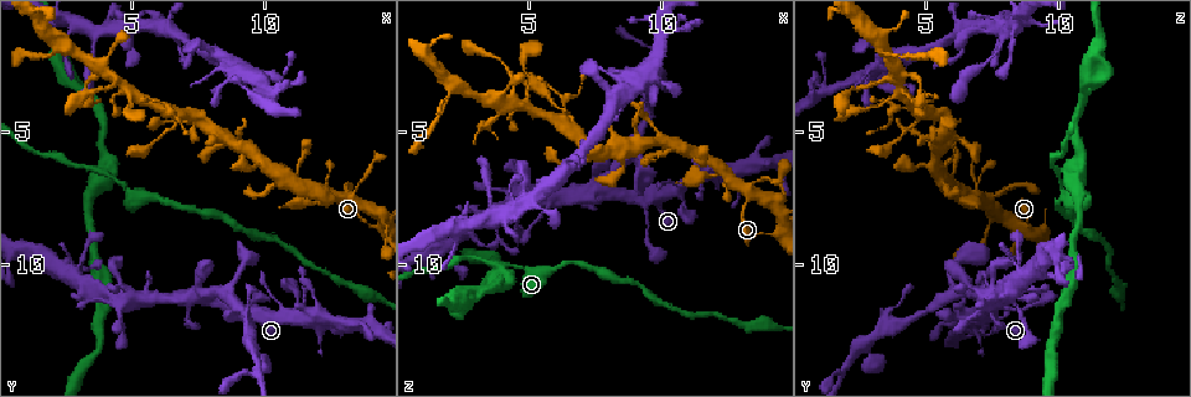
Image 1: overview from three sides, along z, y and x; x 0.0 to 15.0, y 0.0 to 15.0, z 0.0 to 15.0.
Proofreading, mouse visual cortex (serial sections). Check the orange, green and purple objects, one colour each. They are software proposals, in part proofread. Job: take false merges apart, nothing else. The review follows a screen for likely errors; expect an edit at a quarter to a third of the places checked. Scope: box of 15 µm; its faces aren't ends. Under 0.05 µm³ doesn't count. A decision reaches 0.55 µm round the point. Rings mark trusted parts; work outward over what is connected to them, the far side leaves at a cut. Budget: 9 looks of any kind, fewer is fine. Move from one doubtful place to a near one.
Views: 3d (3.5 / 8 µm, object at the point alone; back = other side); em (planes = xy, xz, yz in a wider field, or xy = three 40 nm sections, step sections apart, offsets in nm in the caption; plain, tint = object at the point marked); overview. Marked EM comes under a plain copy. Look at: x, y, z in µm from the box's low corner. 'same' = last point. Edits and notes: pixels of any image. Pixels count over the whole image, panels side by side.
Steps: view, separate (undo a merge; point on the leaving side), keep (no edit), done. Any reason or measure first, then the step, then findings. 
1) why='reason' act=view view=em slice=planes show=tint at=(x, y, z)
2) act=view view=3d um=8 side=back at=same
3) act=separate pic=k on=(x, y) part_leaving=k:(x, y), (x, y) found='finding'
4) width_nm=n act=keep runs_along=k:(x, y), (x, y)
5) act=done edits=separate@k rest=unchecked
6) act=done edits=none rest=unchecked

why='thin neck' act=view view=3d um=3.5 side=back at=(9.8, 13.9, 2.0)

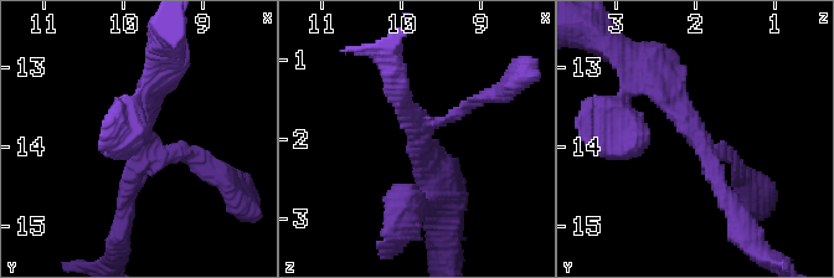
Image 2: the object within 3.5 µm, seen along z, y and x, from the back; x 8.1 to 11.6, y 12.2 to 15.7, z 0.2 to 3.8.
arms=3 arm_widths_nm=150,200,250 why='now the EM' act=view view=em slice=xy step=5 show=tint at=(9.75, 13.95, 1.90)

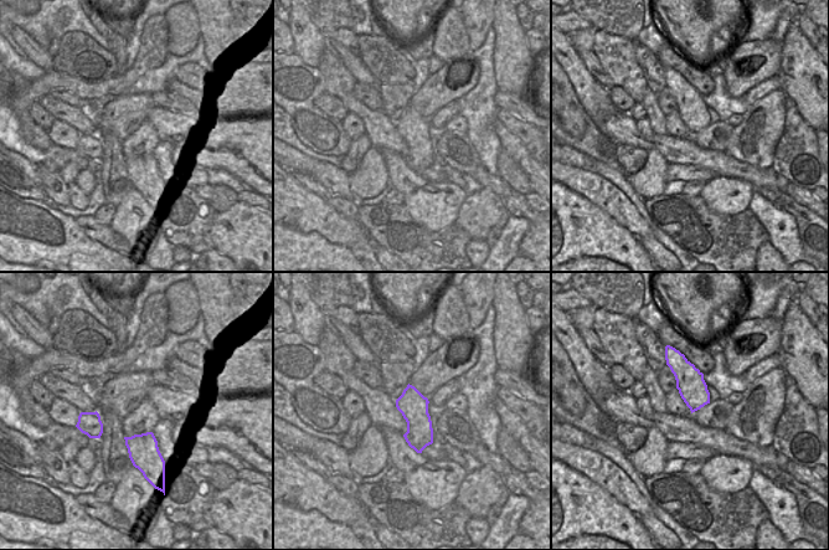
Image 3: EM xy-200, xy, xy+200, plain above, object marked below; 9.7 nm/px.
act=keep found='one cell here'

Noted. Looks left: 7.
why='looks like a crossing' act=view view=3d um=3.5 at=(3.9, 6.6, 10.4)

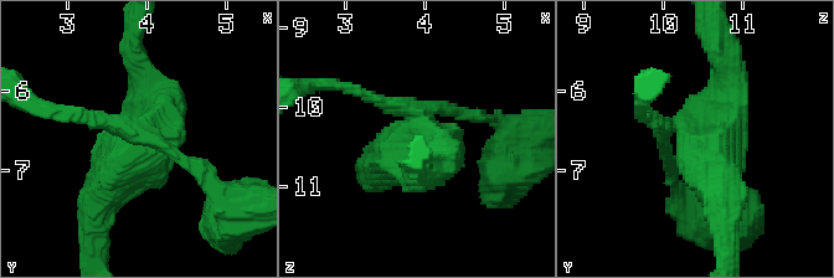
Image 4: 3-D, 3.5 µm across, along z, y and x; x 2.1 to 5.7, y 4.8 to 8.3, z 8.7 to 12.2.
arms=4 arm_widths_nm=150,200,400,600 why='now the EM' act=view view=em slice=xy step=3 show=tint at=(3.95, 6.55, 10.35)

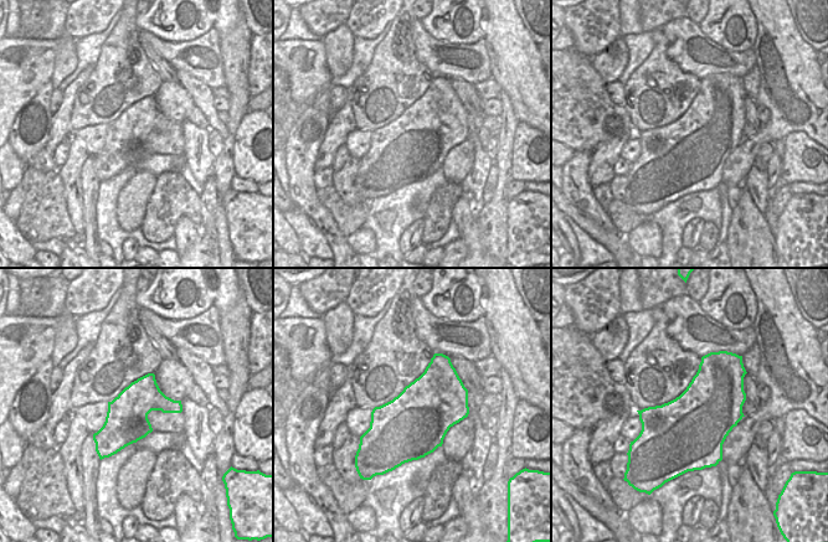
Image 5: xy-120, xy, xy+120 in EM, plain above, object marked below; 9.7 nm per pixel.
width_nm=650 act=separate pic=4 on=(705, 140) part_leaving=4:(677, 127), (712, 161), (725, 219) found='two cells meet here'

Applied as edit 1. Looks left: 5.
act=view view=3d um=8 at=(14.2, 8.5, 8.9)

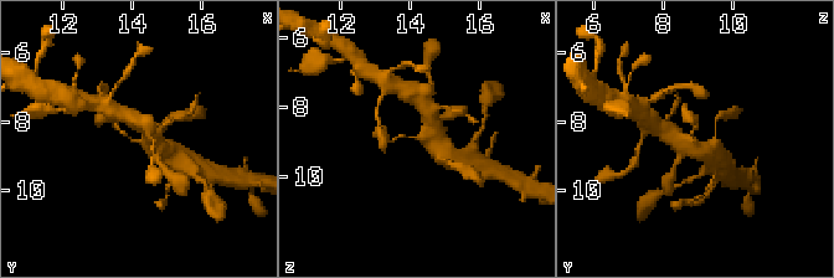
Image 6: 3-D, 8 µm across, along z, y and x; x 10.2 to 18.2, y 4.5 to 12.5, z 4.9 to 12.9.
arms=4 arm_widths_nm=100,250,450,600 why='need the tissue' act=view view=em slice=xy step=5 show=tint at=(14.3, 8.5, 8.8)

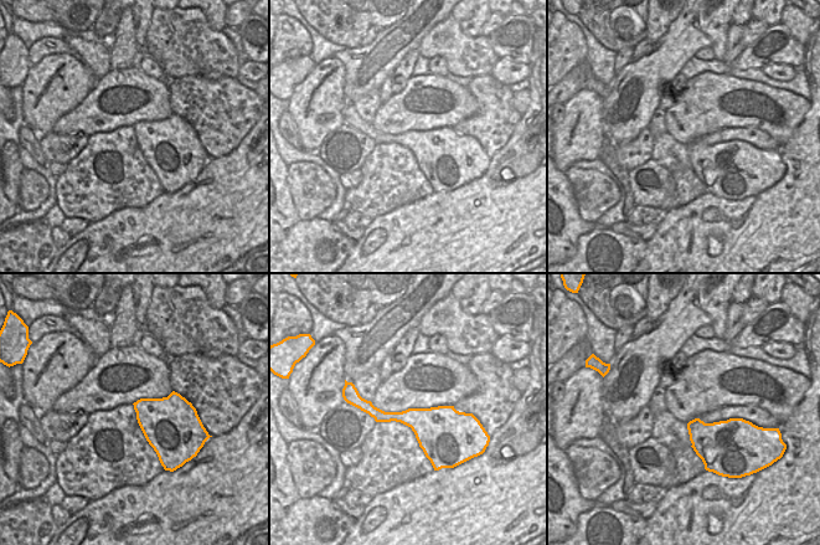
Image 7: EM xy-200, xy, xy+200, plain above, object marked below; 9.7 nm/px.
width_nm=340 act=keep runs_along=6:(112, 121), (132, 140), (153, 143), (152, 133) found='all the same cell'

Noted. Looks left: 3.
why='redraw' act=view view=overview

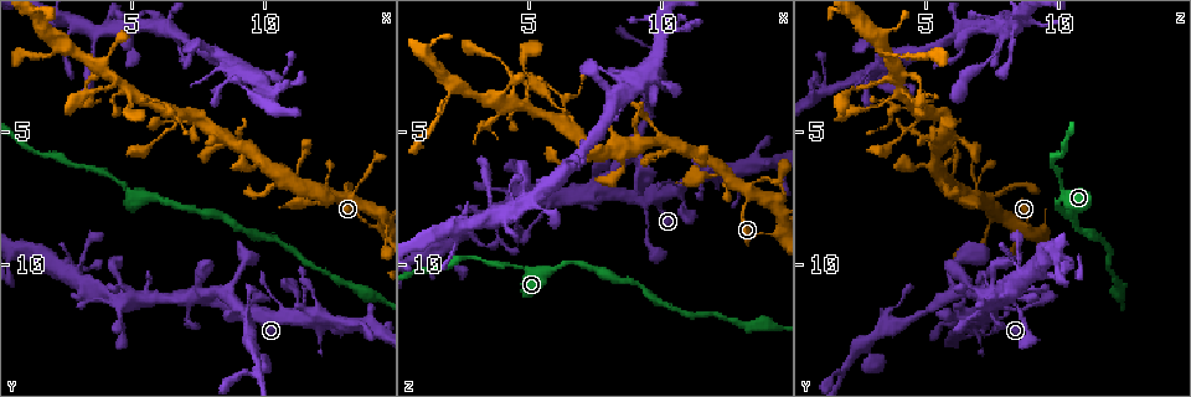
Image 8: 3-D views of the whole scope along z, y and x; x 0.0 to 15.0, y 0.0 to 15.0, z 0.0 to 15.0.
why='abrupt turn' act=view view=3d um=3.5 at=(6.3, 4.1, 4.2)

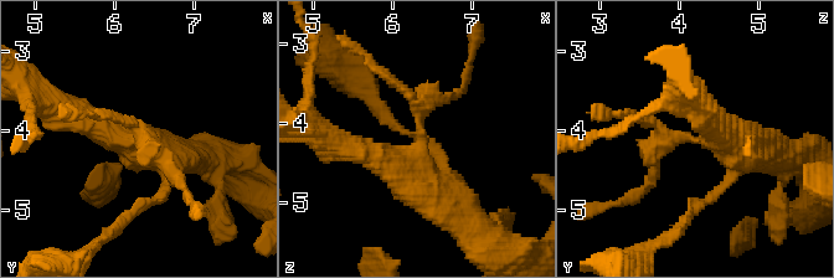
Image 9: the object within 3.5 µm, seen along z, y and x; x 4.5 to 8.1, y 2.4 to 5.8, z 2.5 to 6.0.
act=separate pic=9 on=(431, 104) found='a second cell is stuck on'

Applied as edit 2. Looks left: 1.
act=done edits=separate@4,separate@9 rest=unchecked

